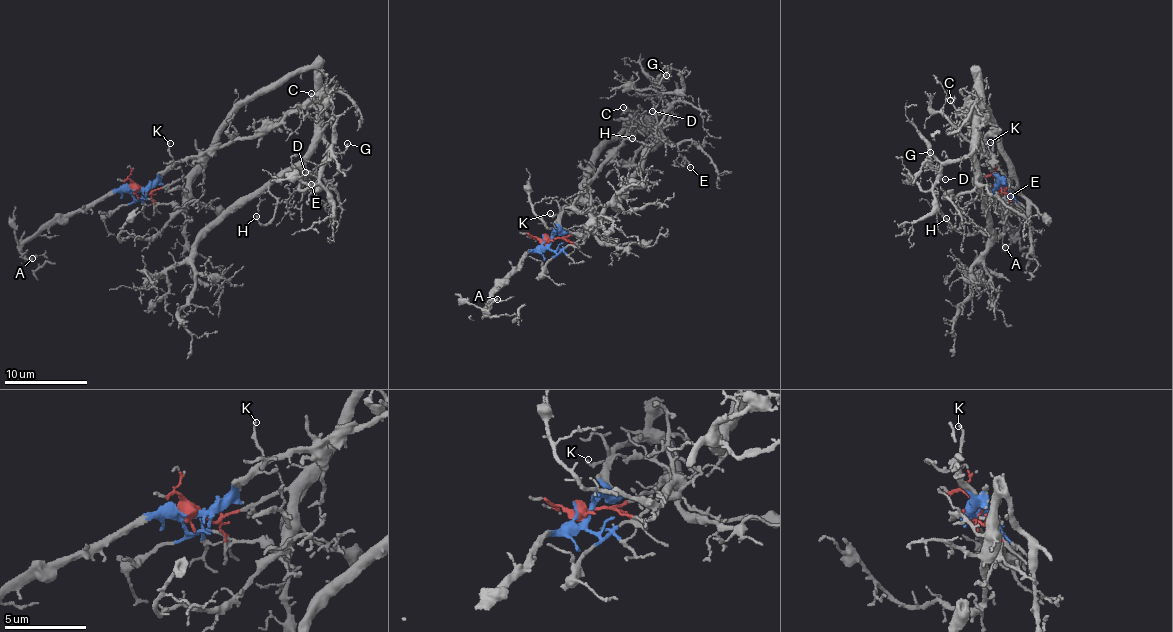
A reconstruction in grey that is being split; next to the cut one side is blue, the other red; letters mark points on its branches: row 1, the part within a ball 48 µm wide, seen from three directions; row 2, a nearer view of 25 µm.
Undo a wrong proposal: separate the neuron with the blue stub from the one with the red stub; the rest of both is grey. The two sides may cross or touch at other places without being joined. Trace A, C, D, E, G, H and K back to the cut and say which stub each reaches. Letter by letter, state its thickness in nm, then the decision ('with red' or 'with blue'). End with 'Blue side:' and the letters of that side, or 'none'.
A: calibre 160 nm; with blue
C: calibre 150 nm; with blue
D: calibre 110 nm; with red
E: calibre 110 nm; with red
G: calibre 170 nm; with red
H: calibre 140 nm; with red
K: calibre 140 nm; with blue
Blue side: A, C, K

